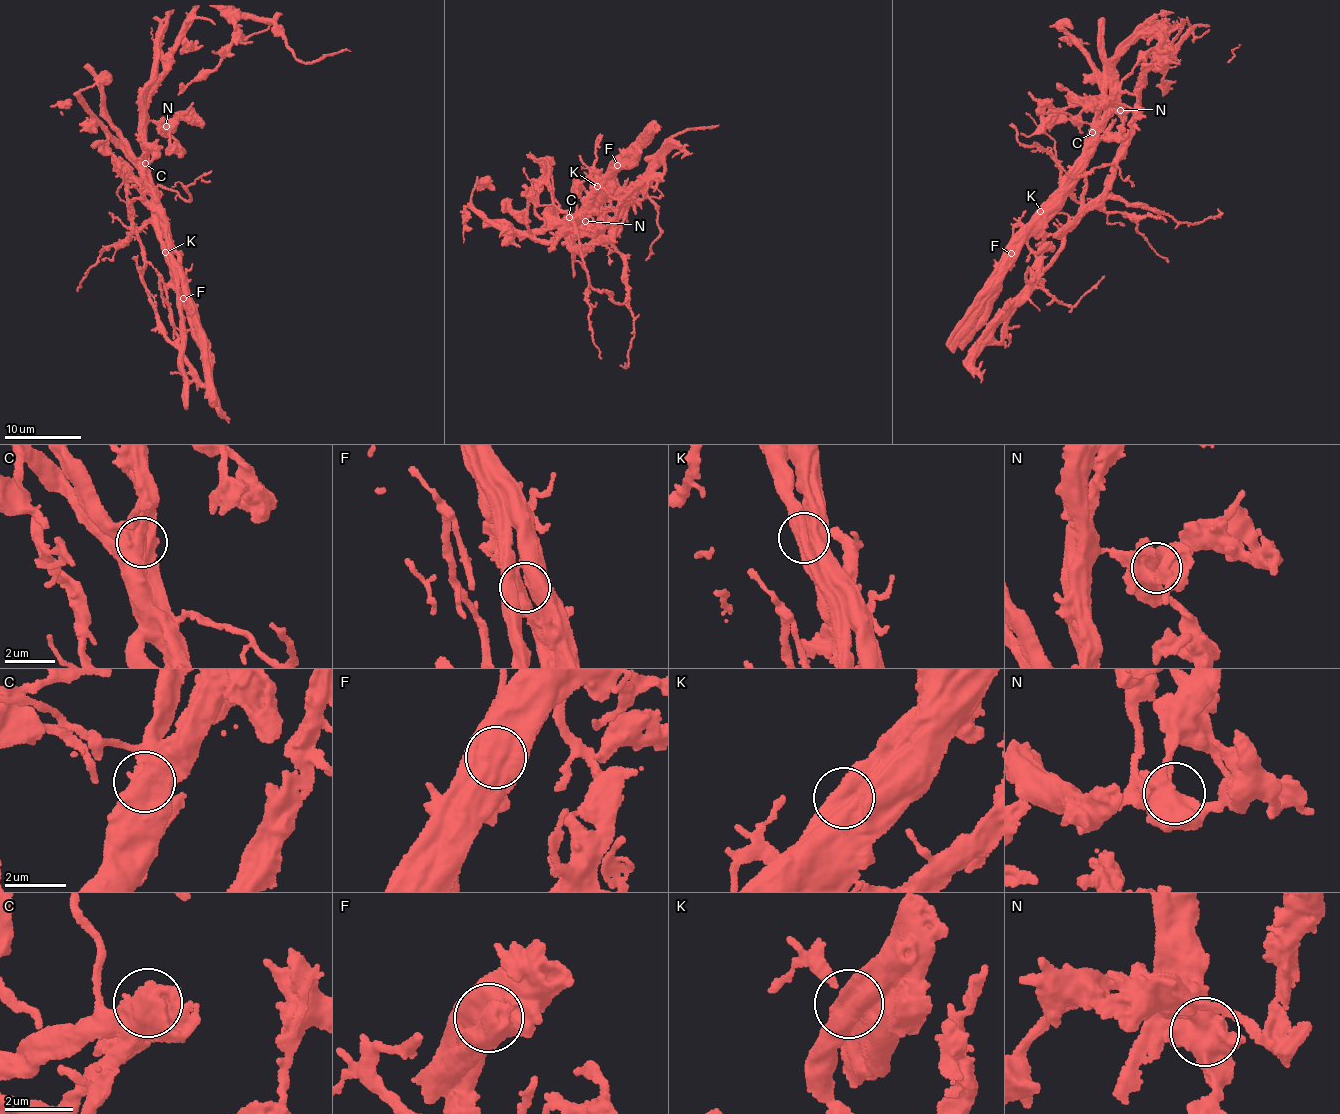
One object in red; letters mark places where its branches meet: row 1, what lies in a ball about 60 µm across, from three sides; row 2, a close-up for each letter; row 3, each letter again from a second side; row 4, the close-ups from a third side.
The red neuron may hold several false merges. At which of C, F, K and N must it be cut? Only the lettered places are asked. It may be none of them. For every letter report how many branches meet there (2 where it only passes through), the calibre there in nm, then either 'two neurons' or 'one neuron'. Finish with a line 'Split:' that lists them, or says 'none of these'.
C: 2 branches meet; 700 nm thick; one neuron
F: 1 branches meet; 750 nm thick; one neuron
K: 2 branches meet; 650 nm thick; one neuron
N: 3 branches meet; 550 nm thick; one neuron
Split: none of these

